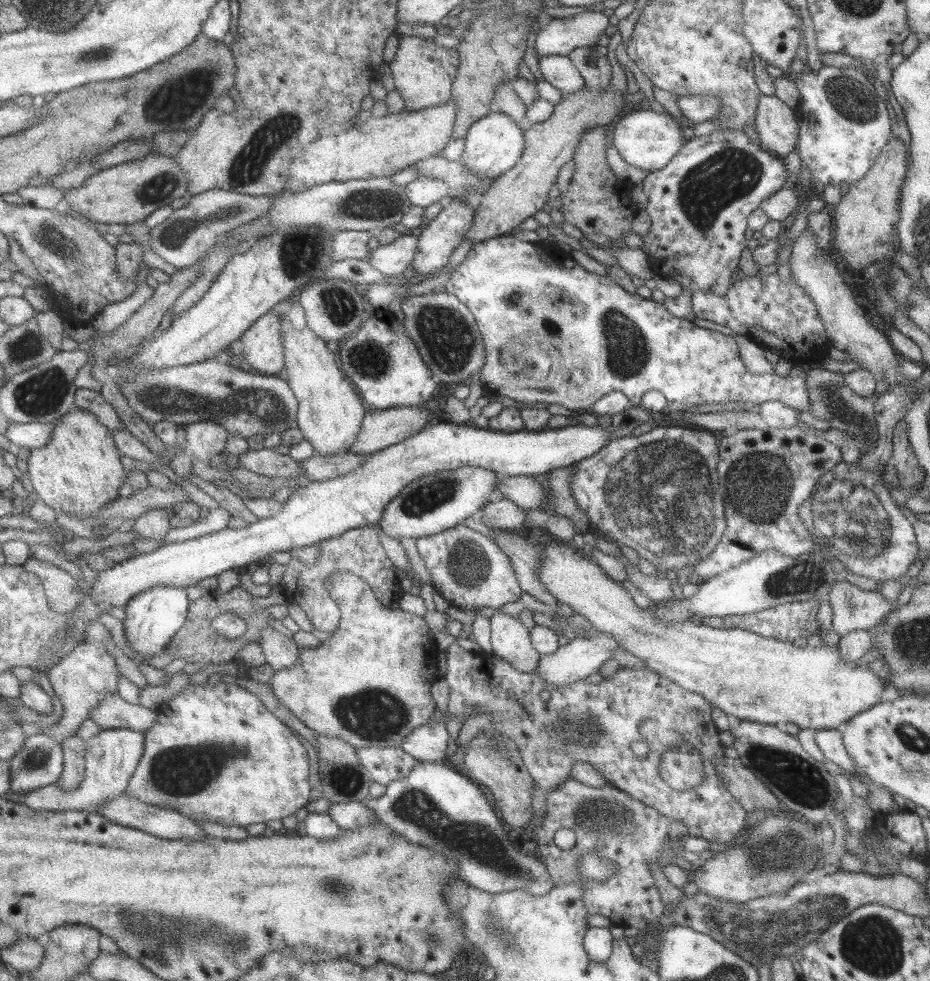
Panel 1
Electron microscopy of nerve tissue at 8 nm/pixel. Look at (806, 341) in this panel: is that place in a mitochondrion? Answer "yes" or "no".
no

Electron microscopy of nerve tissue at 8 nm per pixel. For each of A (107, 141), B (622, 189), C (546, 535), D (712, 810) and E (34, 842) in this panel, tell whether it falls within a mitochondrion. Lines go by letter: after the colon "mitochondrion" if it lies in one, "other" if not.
A: other
B: other
C: other
D: other
E: other

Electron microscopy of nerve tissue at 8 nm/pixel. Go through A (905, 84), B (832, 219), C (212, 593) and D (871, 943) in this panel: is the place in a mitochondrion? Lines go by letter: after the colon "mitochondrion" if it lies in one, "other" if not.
A: other
B: other
C: other
D: mitochondrion

